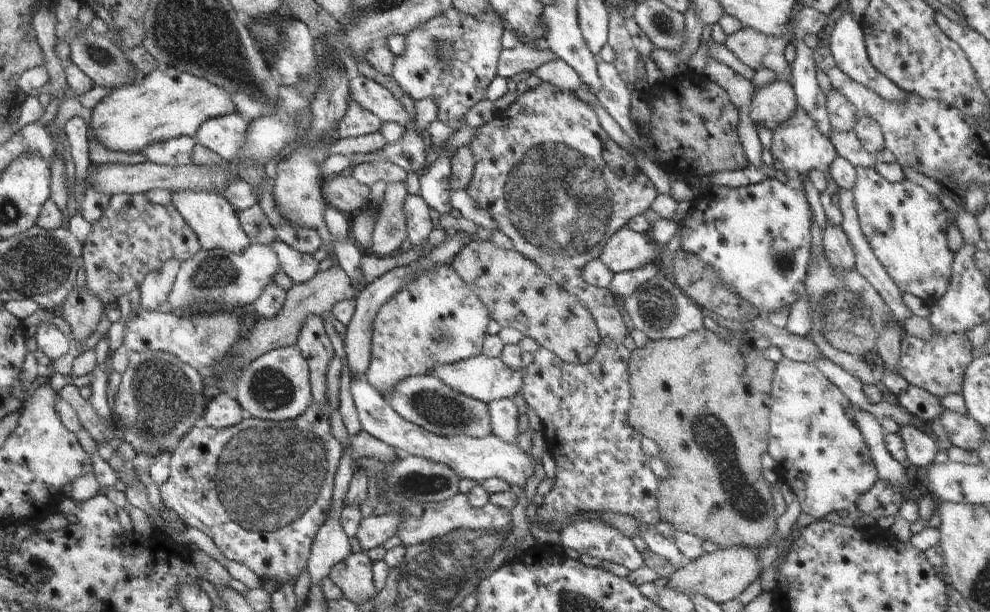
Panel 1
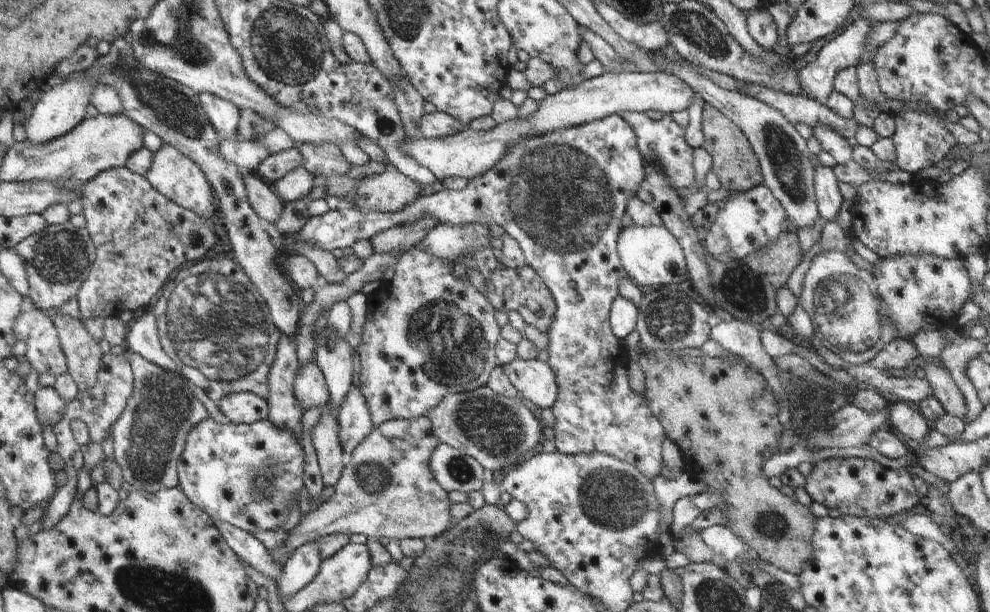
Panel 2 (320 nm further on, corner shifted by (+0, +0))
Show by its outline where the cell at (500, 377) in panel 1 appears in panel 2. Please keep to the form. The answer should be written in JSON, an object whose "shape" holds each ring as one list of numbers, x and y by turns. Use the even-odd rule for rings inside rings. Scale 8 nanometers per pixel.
{"shape":[[518,358,501,367,521,396,536,406,551,409,557,402,559,391,557,380,554,371,546,361,540,359,525,361]]}

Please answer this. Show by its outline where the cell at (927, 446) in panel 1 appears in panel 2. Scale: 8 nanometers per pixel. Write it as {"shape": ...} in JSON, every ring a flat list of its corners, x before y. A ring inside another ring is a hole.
{"shape":[[905,401,889,403,888,422,906,438,921,441,931,428,927,418,915,407]]}

